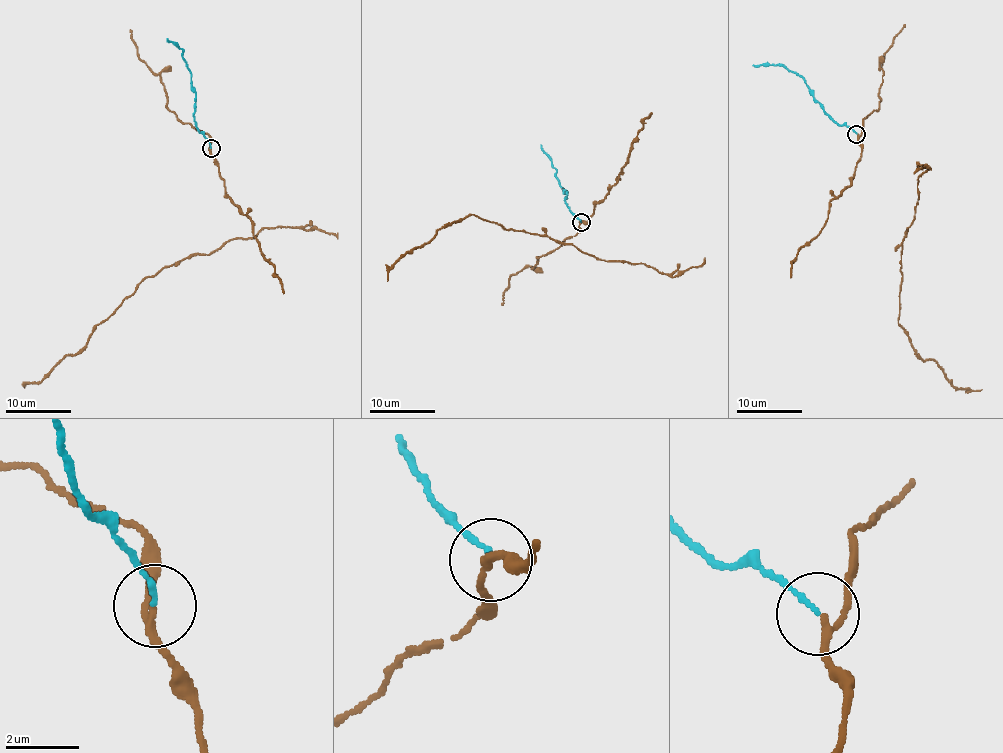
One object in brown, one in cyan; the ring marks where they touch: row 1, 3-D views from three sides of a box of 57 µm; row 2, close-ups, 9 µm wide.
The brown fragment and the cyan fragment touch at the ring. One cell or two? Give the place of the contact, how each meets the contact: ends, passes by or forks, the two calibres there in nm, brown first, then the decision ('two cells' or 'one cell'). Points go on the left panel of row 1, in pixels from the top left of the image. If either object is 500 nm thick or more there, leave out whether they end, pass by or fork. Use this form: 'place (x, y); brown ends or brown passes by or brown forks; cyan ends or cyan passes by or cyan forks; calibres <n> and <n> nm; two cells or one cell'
place (211, 148); brown passes by; cyan ends; calibres 150 and 120 nm; one cell

